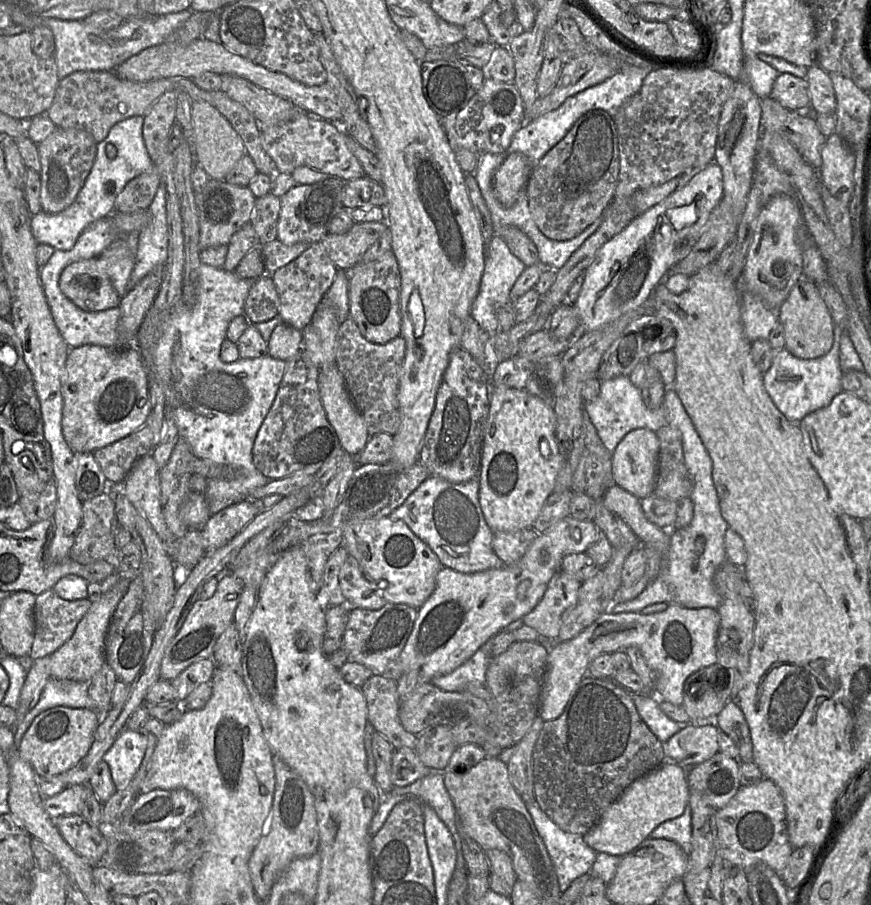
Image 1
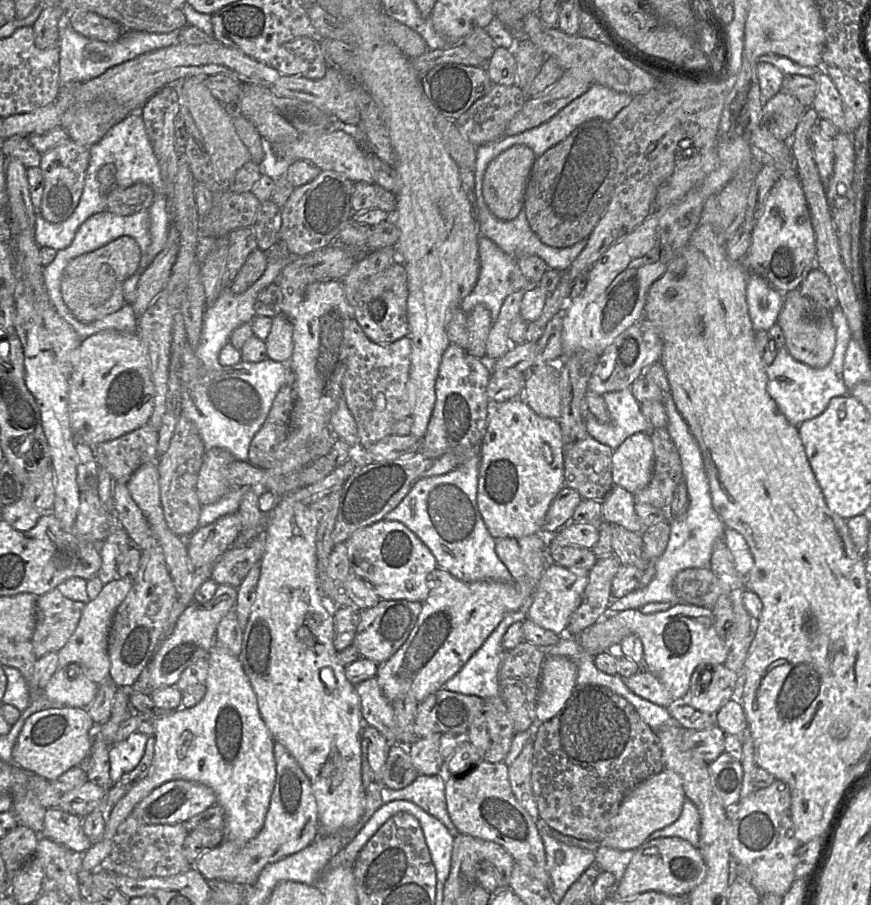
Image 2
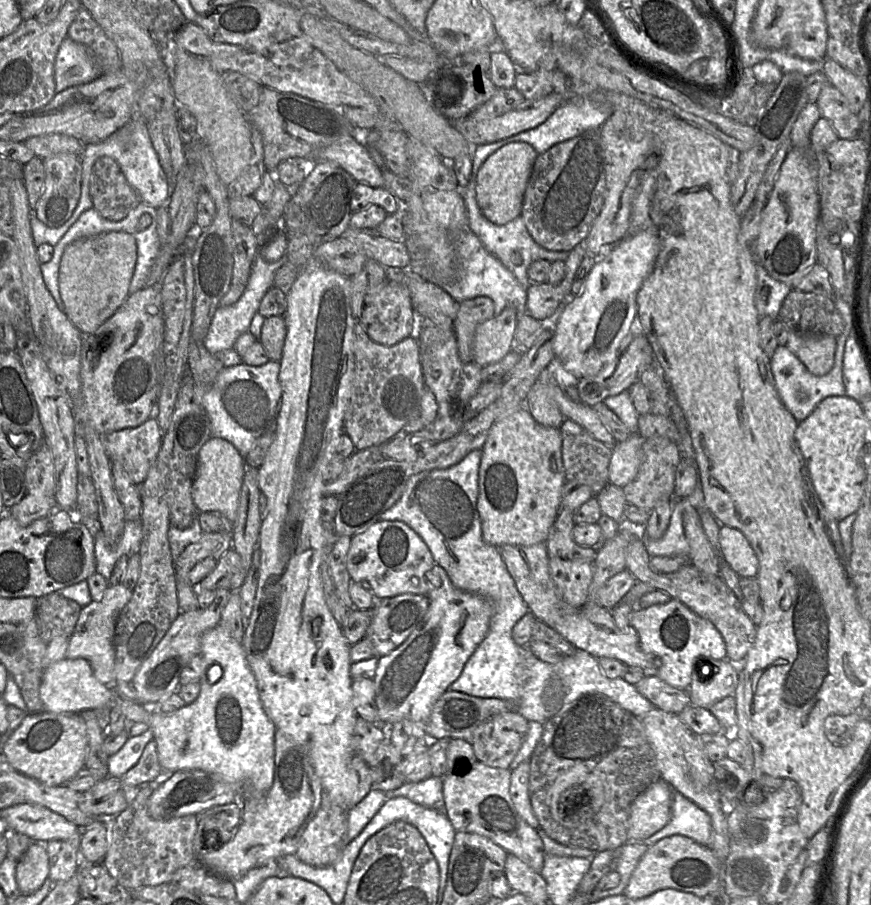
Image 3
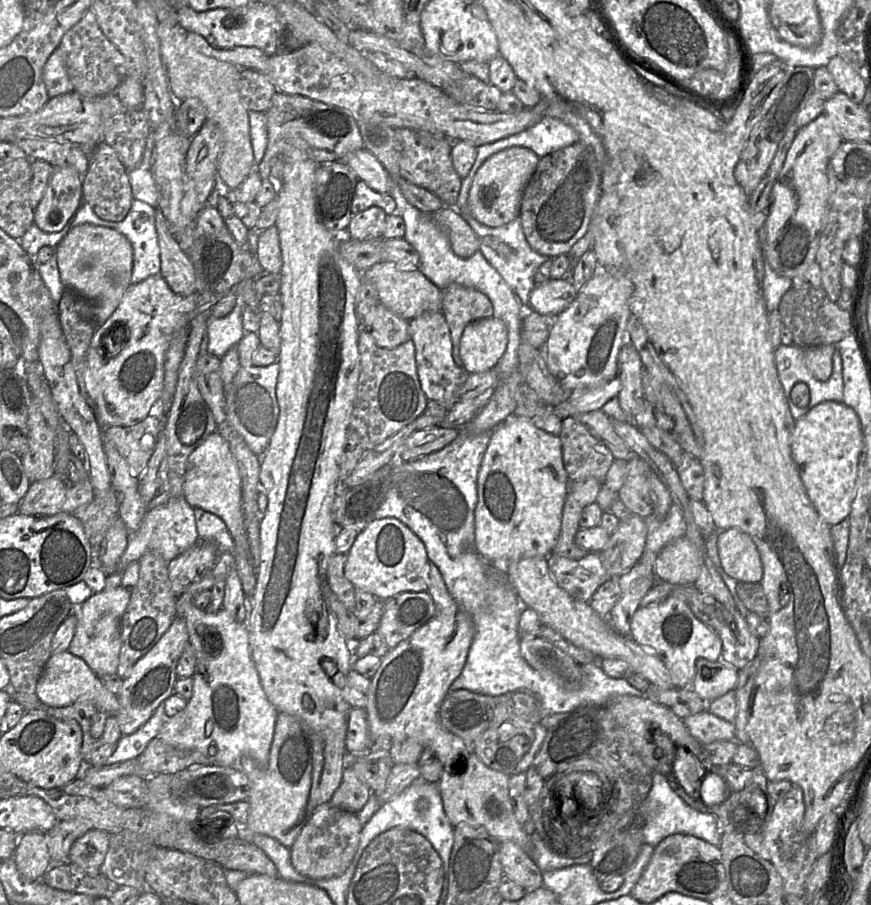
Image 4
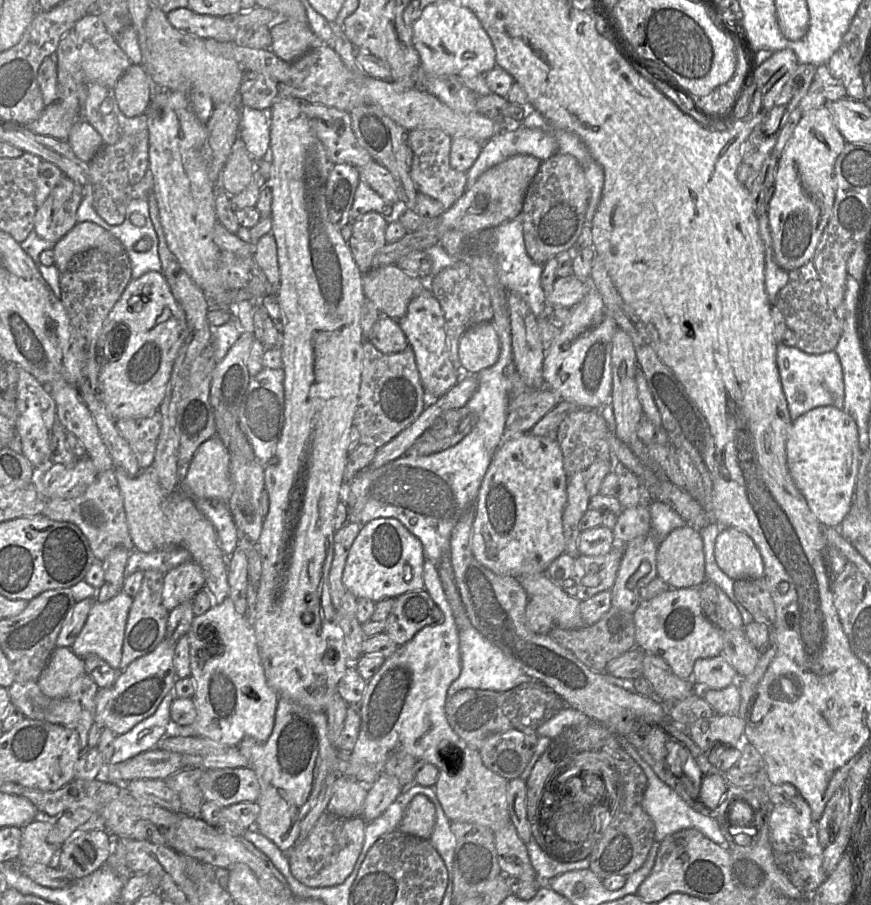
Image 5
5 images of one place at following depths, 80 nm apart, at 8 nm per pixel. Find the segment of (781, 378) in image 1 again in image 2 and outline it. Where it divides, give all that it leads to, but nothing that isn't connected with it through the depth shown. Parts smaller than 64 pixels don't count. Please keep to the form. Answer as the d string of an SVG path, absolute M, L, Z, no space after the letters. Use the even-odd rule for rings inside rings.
M839 305L831 311L831 318L836 329L836 345L833 357L827 366L813 368L796 360L786 347L782 347L778 348L774 361L767 367L768 392L780 411L793 425L799 426L803 421L821 414L833 397L849 393L844 382L843 365L852 333L846 316Z

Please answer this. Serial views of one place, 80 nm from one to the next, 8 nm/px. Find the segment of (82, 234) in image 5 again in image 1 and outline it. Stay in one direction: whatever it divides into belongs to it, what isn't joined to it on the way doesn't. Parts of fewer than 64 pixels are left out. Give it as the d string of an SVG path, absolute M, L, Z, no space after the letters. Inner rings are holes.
M116 239L99 256L73 262L66 266L60 275L60 290L78 308L86 312L115 308L119 306L121 297L112 285L110 270L118 261L131 256L133 254L126 241Z

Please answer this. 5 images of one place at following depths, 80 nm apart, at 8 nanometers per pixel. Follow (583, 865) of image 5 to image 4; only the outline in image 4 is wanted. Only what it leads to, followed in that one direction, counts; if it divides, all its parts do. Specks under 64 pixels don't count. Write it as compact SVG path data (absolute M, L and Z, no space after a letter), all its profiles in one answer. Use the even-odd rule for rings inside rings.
M536 832L532 833L530 837L530 857L542 873L573 865L589 864L592 859L592 852L578 858L569 858L558 855L545 845Z

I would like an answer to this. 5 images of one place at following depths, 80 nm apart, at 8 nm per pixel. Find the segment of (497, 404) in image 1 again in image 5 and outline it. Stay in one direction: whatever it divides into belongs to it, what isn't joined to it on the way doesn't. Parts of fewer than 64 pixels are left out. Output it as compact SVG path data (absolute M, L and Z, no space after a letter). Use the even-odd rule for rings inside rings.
M530 432L515 436L506 436L494 452L488 469L482 479L475 502L475 516L471 538L471 548L476 559L492 572L515 578L521 576L546 573L549 565L560 555L565 553L565 537L563 532L563 513L567 503L568 476L564 469L563 455L557 440L547 436L537 436Z

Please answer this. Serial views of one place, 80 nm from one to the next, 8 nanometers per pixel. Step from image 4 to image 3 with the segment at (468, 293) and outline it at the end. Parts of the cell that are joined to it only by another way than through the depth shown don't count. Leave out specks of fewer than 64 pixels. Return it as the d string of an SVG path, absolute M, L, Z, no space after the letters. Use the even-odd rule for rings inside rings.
M478 296L458 303L453 321L453 332L462 362L473 361L472 343L476 327L494 316L493 302L489 297Z

